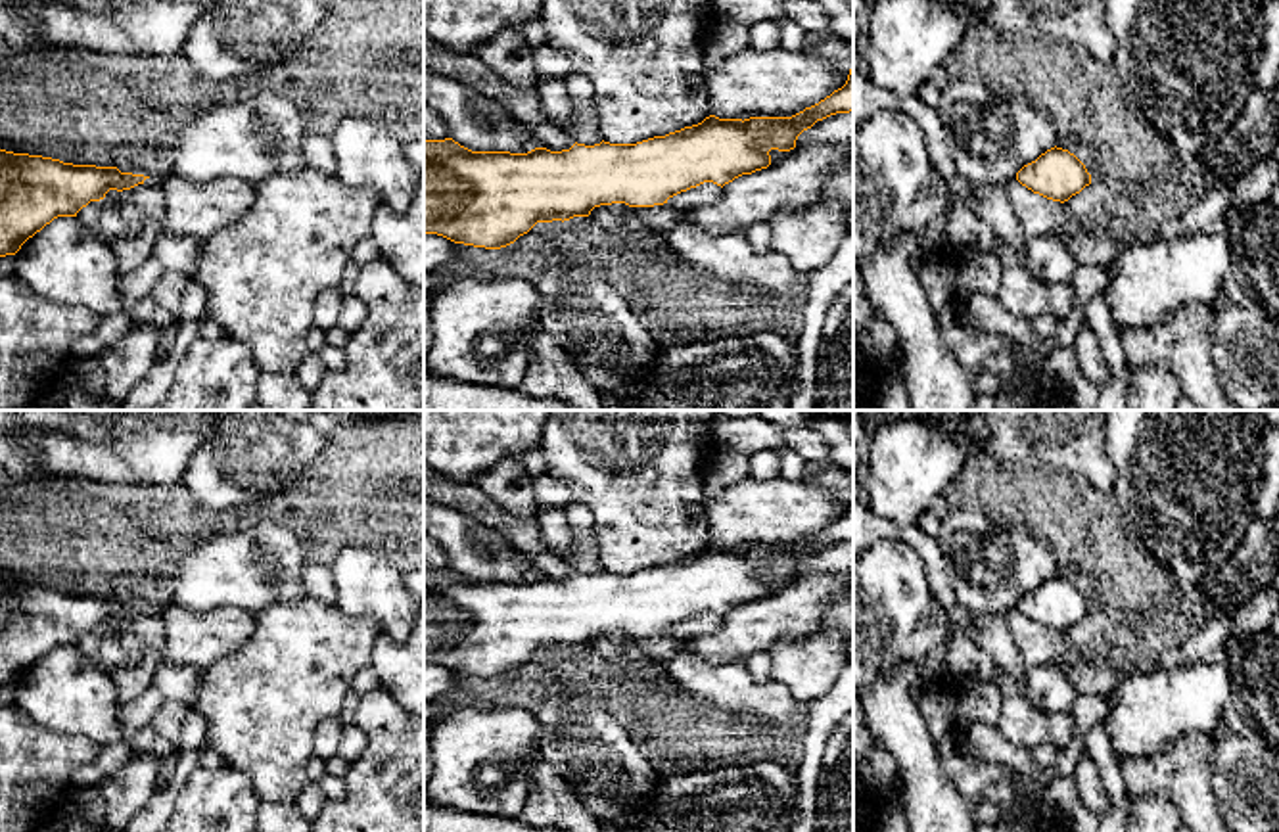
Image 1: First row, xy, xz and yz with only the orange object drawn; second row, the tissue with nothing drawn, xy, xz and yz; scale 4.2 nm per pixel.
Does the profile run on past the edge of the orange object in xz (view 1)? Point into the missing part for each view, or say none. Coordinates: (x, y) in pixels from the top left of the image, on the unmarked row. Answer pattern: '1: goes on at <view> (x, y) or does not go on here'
1: does not go on here

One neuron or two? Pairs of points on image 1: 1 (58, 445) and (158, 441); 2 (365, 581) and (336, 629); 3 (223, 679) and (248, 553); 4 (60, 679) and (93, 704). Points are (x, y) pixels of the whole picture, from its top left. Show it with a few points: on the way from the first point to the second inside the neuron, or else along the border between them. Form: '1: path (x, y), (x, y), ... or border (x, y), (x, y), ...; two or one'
1: path (83, 453), (133, 453); one
2: border (336, 606), (351, 616), (369, 618), (378, 631); two
3: border (298, 599), (286, 604), (269, 604), (255, 616); two
4: path (68, 687), (85, 704); one

